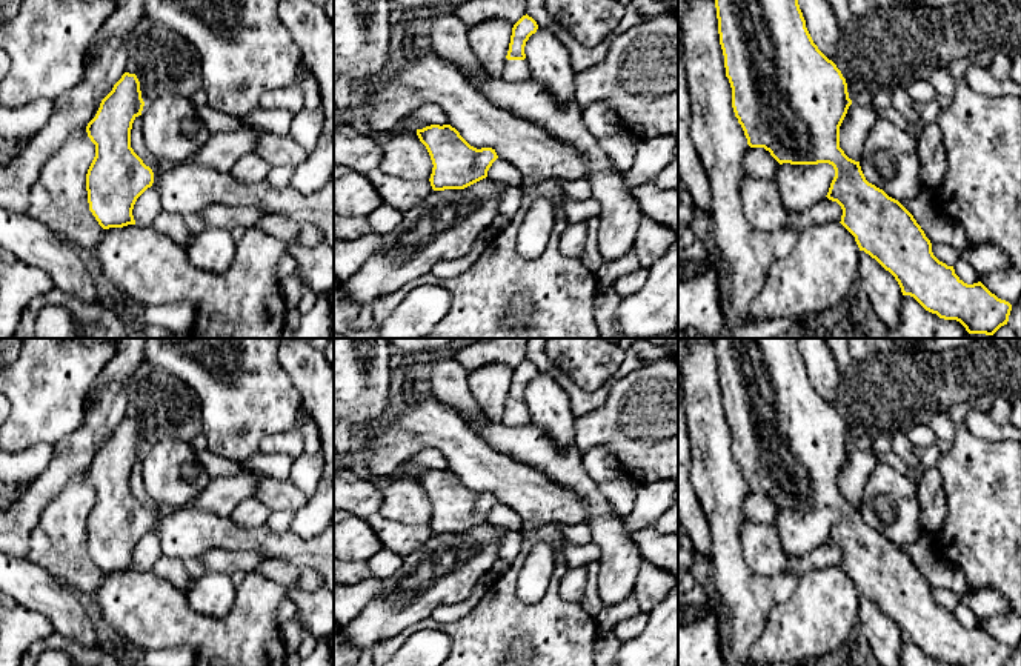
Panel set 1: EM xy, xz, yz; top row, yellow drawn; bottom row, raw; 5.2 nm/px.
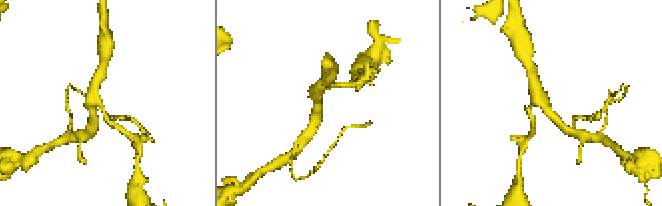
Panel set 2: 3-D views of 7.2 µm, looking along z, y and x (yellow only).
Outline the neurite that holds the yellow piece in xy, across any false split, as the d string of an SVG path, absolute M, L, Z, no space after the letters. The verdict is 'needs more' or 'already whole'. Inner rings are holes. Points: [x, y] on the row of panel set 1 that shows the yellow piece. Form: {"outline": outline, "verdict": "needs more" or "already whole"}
{"outline": "M125 72L86 126L95 145L95 157L86 174L88 203L103 229L135 225L134 205L152 186L154 174L181 165L160 160L145 165L131 148L132 123L143 106L137 75Z", "verdict": "needs more"}

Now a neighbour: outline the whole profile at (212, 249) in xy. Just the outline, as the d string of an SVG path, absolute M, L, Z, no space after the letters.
M203 229L188 246L188 258L200 271L224 274L237 252L237 243L228 229Z

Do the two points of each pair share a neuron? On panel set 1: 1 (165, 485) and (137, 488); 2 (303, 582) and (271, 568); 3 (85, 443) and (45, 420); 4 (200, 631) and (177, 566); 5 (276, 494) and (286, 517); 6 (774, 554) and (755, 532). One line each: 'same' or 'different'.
1: different
2: same
3: different
4: different
5: different
6: same

